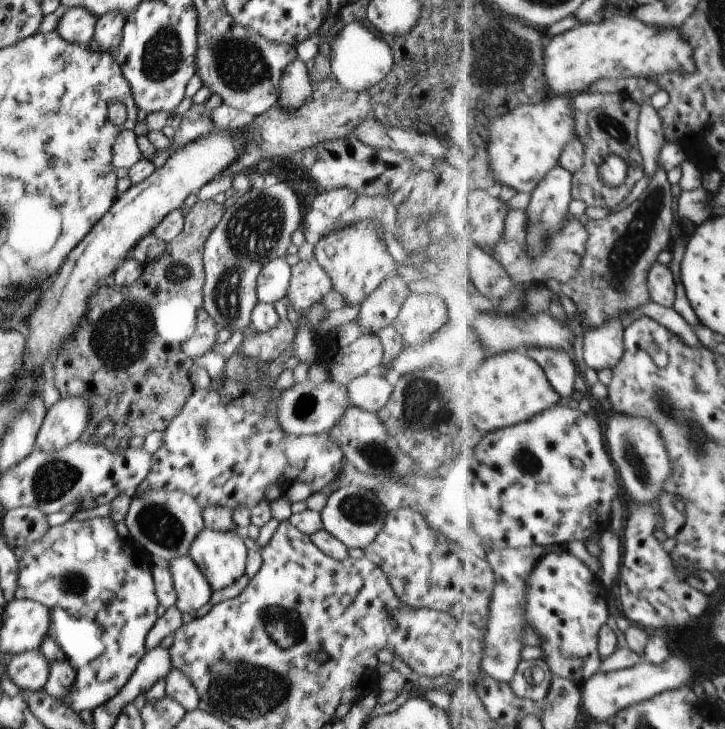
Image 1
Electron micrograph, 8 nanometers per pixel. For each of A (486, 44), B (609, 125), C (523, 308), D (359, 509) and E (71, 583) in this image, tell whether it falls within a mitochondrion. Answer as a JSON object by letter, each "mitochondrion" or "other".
{"A":"mitochondrion","B":"mitochondrion","C":"other","D":"mitochondrion","E":"mitochondrion"}

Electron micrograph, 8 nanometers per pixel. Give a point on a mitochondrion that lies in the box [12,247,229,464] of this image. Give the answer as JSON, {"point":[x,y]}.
{"point":[119,328]}

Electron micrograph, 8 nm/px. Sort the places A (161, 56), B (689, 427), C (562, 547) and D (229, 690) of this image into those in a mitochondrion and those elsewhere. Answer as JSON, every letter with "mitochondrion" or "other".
{"A":"mitochondrion","B":"mitochondrion","C":"other","D":"mitochondrion"}

